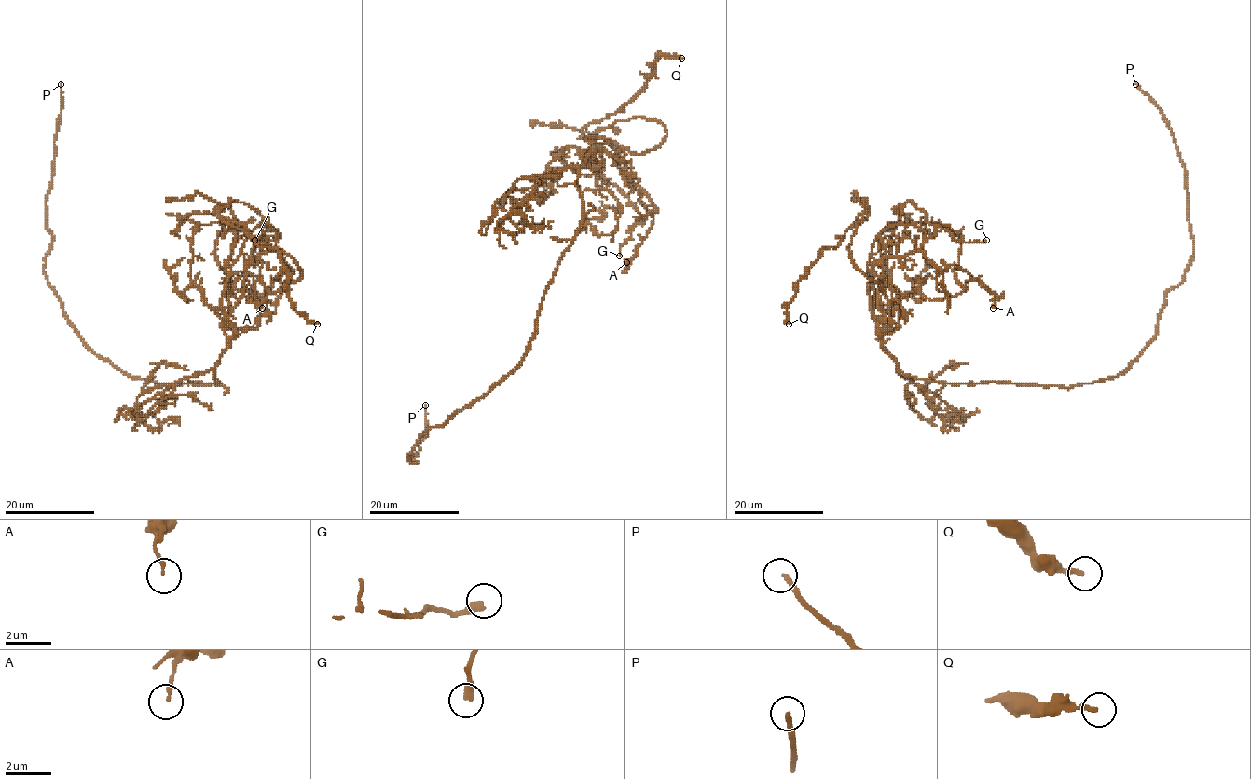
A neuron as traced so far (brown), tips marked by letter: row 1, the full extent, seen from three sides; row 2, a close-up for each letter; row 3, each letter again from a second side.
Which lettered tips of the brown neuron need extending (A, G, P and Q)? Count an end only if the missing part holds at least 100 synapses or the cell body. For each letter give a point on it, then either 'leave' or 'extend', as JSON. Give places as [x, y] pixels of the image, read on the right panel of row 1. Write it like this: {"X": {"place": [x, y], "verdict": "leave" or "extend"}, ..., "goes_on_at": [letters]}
{"A": {"place": [993, 308], "verdict": "leave"}, "G": {"place": [986, 240], "verdict": "leave"}, "P": {"place": [1135, 84], "verdict": "extend"}, "Q": {"place": [789, 324], "verdict": "leave"}, "goes_on_at": ["P"]}

